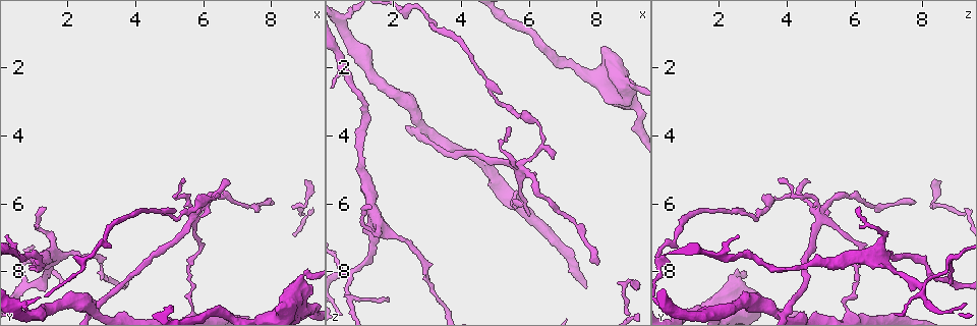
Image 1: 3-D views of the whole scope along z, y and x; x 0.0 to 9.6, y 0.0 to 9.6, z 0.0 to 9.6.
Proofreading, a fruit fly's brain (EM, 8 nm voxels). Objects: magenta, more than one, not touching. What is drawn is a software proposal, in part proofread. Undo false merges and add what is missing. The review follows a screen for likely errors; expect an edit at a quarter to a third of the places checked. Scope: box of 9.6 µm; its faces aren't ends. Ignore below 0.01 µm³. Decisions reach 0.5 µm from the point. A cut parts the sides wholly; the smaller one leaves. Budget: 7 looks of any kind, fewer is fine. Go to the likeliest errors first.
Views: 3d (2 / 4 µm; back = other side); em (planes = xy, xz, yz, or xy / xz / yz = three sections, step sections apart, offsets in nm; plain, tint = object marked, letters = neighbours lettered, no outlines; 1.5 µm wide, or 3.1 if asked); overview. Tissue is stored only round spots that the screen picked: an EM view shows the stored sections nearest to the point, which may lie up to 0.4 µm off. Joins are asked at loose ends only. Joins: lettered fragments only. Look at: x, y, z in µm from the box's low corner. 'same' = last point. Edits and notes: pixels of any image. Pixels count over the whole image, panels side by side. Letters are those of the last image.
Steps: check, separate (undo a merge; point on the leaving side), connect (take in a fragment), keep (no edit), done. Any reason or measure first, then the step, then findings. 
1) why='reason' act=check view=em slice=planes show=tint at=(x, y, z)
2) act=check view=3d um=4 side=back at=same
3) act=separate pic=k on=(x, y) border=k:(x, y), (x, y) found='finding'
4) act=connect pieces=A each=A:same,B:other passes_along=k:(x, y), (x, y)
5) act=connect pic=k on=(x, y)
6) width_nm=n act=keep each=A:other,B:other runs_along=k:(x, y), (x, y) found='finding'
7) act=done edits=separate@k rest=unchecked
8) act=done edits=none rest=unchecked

why='sharp bend' act=check view=3d um=2 at=(5.70, 6.30, 4.90)

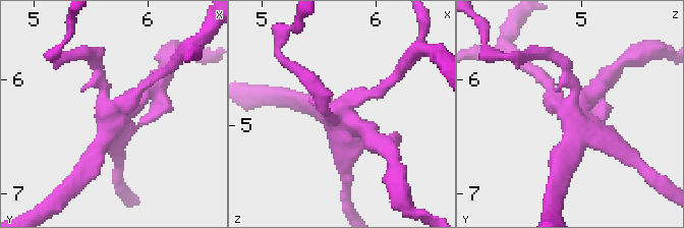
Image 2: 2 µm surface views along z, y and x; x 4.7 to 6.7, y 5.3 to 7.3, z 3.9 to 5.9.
act=check view=em slice=planes show=tint at=(5.68, 6.34, 4.92)

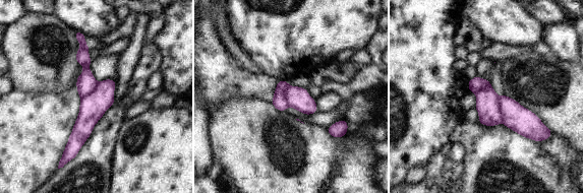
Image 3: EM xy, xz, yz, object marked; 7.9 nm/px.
act=check view=em slice=planes show=letters at=same

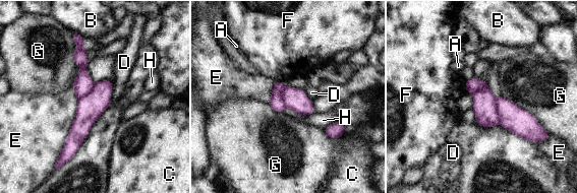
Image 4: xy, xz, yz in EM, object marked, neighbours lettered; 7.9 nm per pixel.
longest_contact=E:600nm act=separate pic=4 on=(484, 103) each=A:other,B:other,C:other,D:other,E:other,F:other,G:other,H:other border=4:(496, 98), (497, 114), (500, 122) found='a second neuron is stuck on'

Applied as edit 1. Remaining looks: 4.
why='see it whole again' act=check view=overview

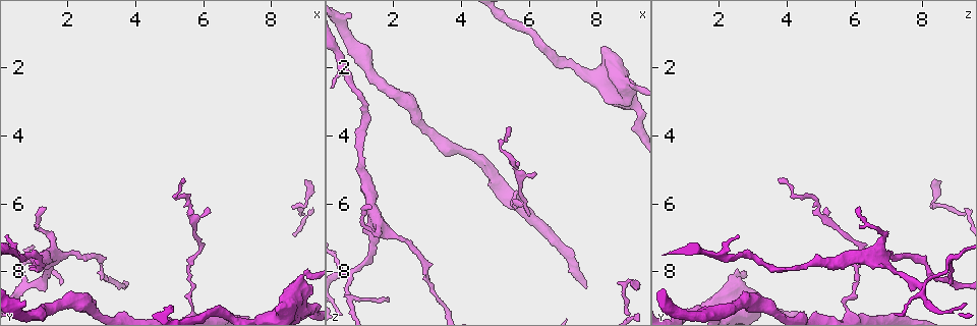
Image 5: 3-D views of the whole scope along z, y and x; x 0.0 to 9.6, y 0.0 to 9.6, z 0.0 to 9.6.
why='three arms meet' act=check view=em slice=yz step=4 show=plain at=(5.65, 9.20, 5.85)

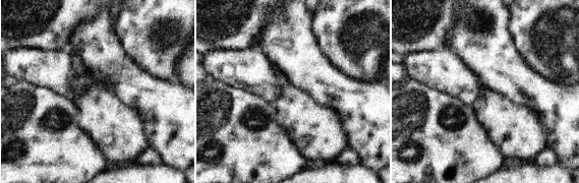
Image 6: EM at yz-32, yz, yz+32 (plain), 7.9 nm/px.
act=check view=em slice=yz step=4 show=letters at=same

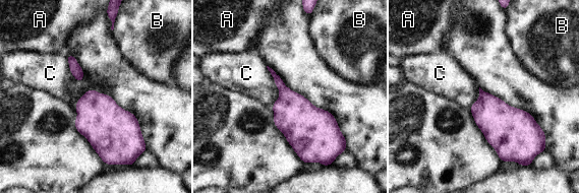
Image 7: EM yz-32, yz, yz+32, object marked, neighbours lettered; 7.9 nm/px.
longest_contact=C:340nm act=keep each=A:other,B:other,C:other found='continuous, no second neuron'

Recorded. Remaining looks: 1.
act=done edits=separate@4 rest=unchecked

